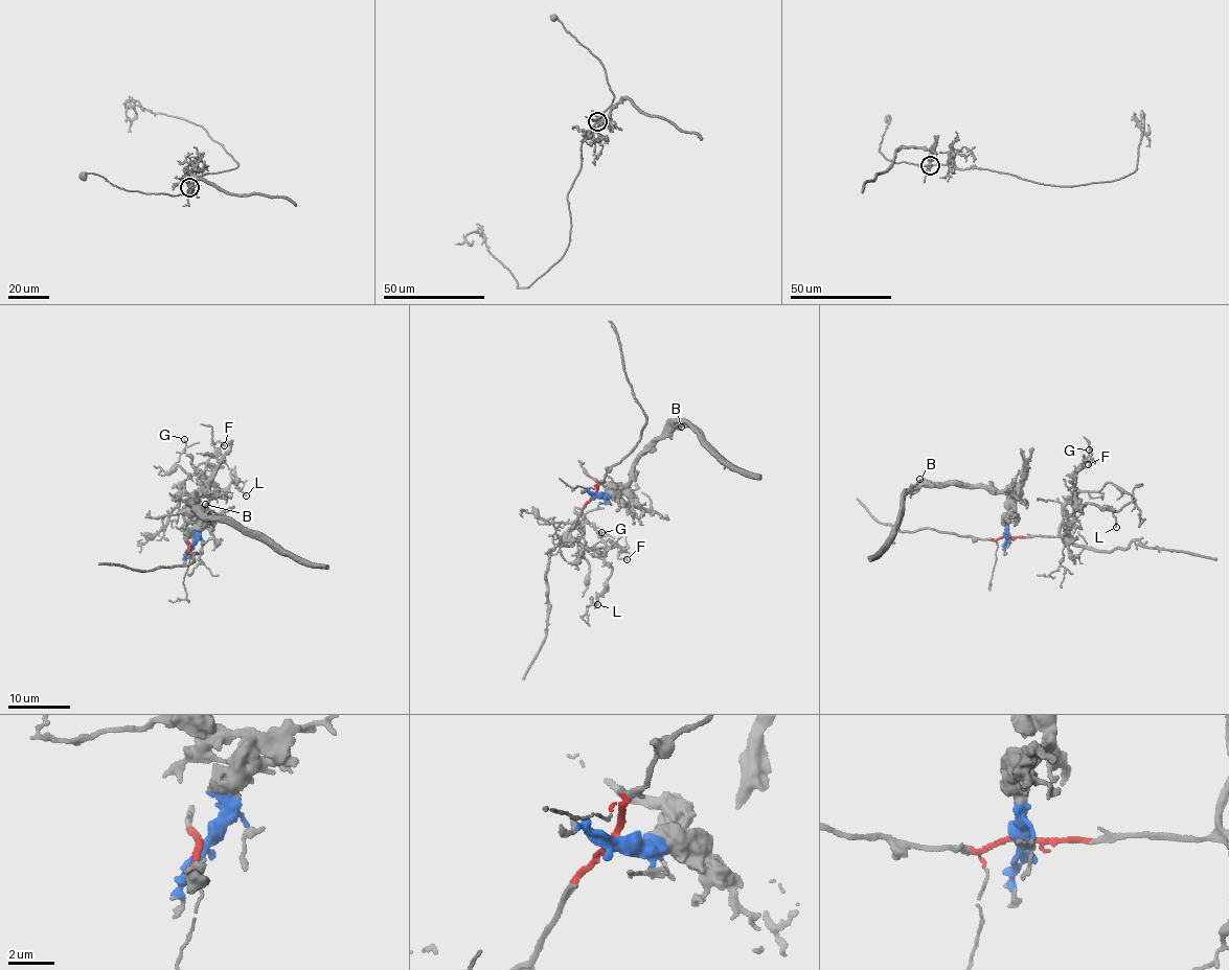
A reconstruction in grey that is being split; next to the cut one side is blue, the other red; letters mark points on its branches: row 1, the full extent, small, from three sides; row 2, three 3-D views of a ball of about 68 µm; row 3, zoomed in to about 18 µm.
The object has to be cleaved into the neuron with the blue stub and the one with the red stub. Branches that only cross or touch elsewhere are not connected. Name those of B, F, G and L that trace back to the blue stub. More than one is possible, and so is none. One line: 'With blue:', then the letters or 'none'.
With blue: B

